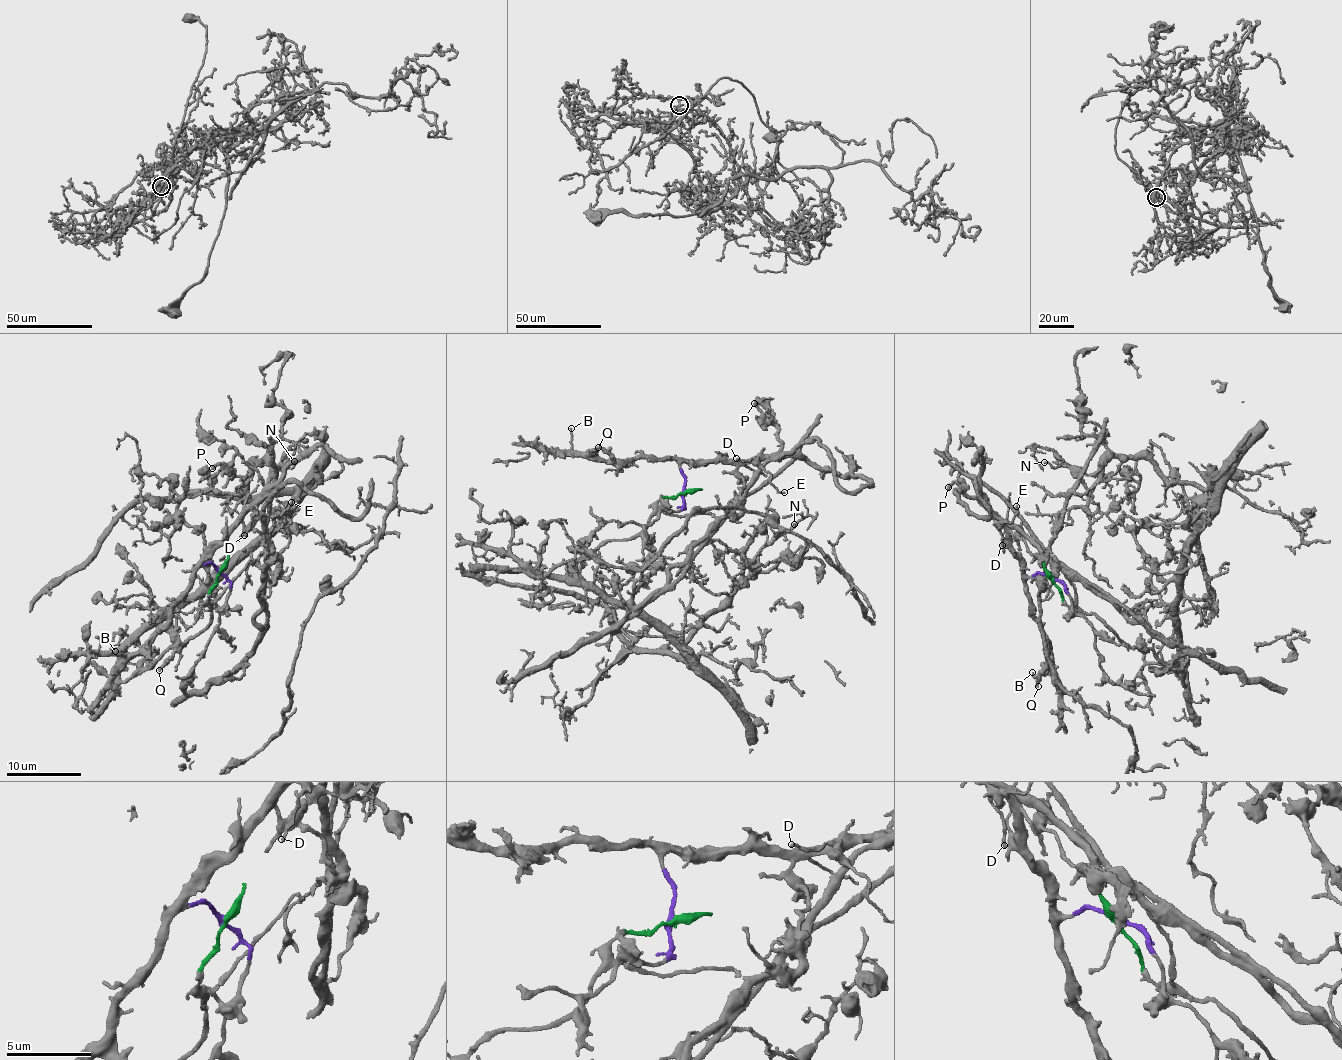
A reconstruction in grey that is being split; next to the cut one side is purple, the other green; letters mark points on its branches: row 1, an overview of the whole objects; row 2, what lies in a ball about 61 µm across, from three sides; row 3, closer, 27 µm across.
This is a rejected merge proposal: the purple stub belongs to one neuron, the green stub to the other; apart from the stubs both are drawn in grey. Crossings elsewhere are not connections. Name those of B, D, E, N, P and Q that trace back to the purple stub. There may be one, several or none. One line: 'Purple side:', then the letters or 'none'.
Purple side: B, D, E, P, Q

